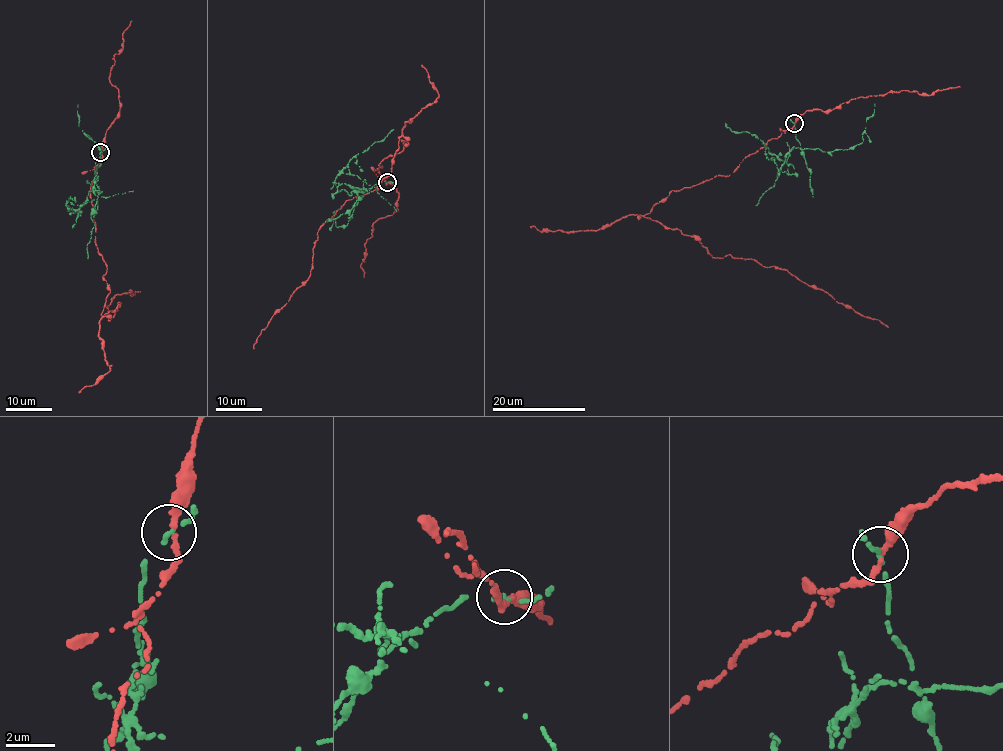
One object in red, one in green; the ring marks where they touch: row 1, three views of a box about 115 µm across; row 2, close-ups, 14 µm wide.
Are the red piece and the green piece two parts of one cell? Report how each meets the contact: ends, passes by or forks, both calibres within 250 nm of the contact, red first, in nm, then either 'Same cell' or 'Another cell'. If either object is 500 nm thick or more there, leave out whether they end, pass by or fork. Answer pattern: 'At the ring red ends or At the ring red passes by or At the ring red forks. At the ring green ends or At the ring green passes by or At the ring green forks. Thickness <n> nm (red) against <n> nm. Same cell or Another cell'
At the ring red passes by. At the ring green ends. Thickness 200 nm (red) against 240 nm. Another cell

